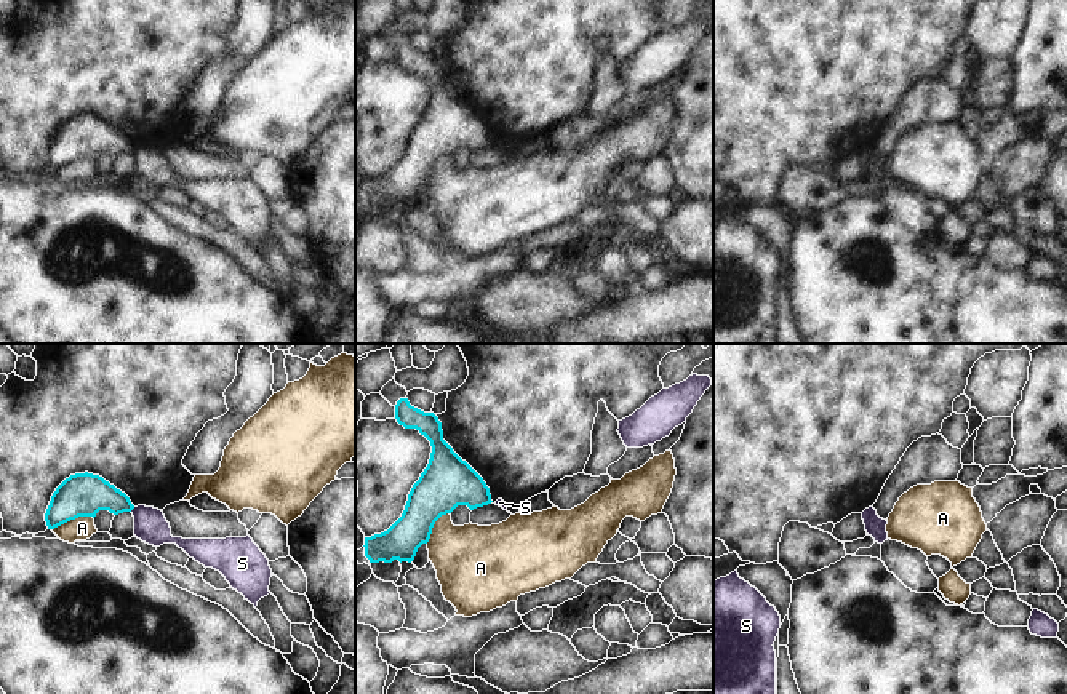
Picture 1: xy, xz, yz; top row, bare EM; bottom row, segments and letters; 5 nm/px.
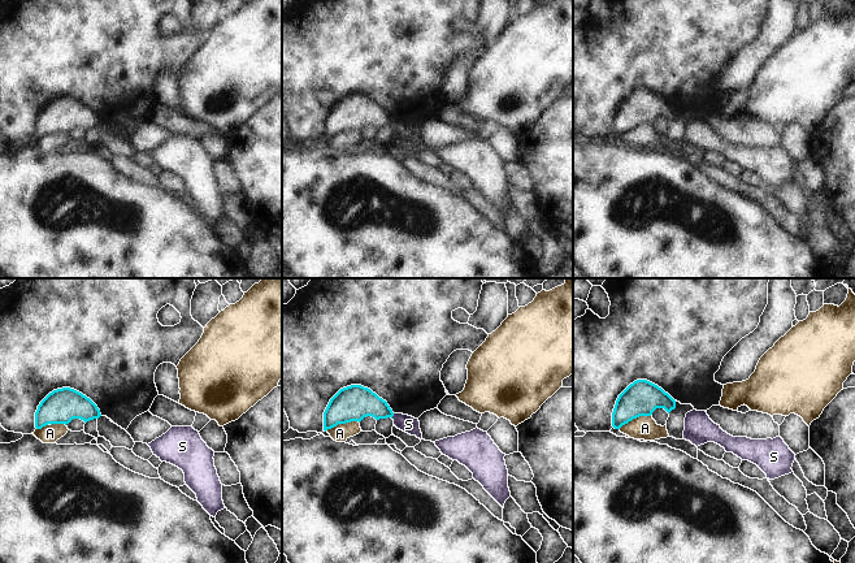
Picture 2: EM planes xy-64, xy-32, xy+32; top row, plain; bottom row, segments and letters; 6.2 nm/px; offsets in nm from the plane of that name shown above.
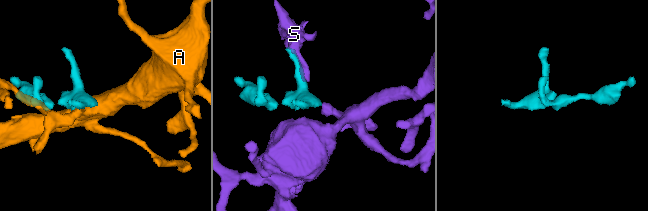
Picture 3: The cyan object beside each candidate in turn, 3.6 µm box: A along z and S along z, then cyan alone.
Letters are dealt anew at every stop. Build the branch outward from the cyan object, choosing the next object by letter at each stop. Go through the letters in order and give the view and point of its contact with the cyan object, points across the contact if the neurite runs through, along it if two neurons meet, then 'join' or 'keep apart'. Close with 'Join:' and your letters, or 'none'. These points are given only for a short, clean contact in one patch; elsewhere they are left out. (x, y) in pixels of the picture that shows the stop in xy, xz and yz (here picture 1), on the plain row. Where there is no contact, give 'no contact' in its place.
A: xy (72, 160) | keep apart
S: xy (131, 151) | along xy (135, 149), (130, 152) | keep apart
Join: none

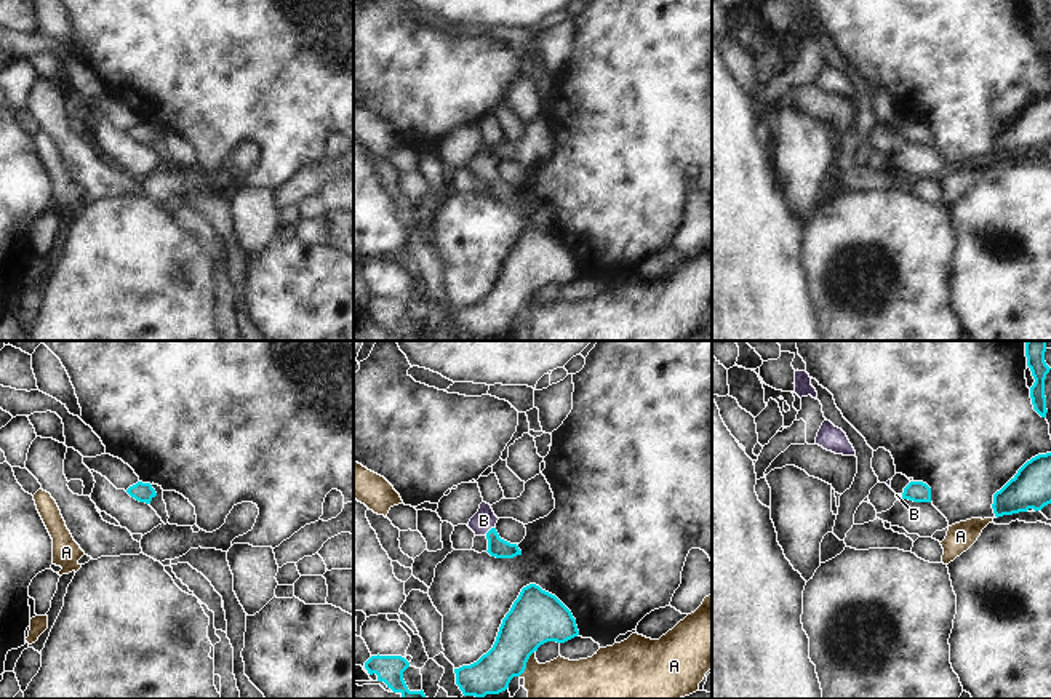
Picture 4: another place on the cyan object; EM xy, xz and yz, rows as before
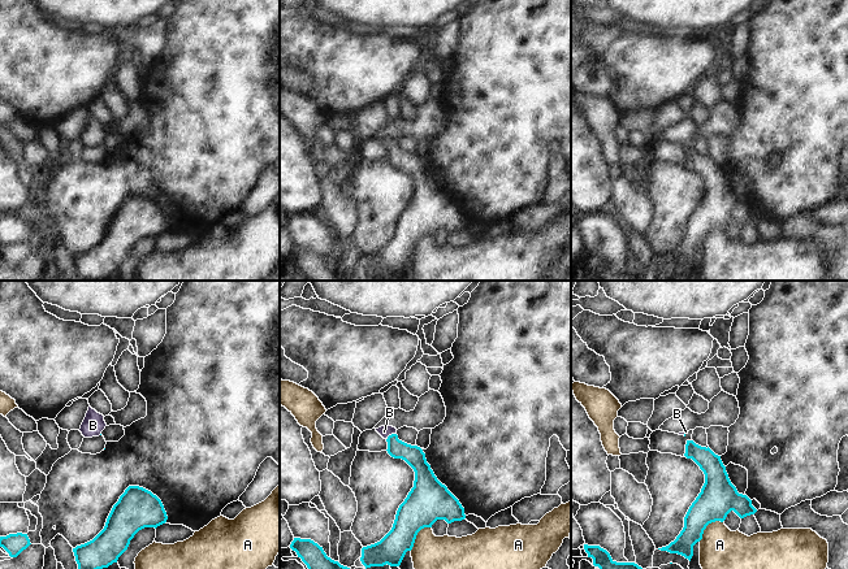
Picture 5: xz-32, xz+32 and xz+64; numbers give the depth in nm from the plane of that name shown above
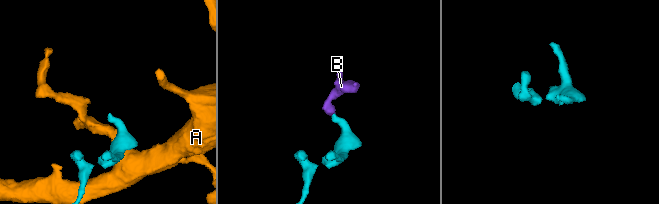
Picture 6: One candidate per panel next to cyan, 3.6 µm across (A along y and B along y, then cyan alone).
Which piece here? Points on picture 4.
A: xz (527, 303) | keep apart
B: xz (490, 171) | across xz (498, 189), (490, 171), (483, 162) | join
Join: B

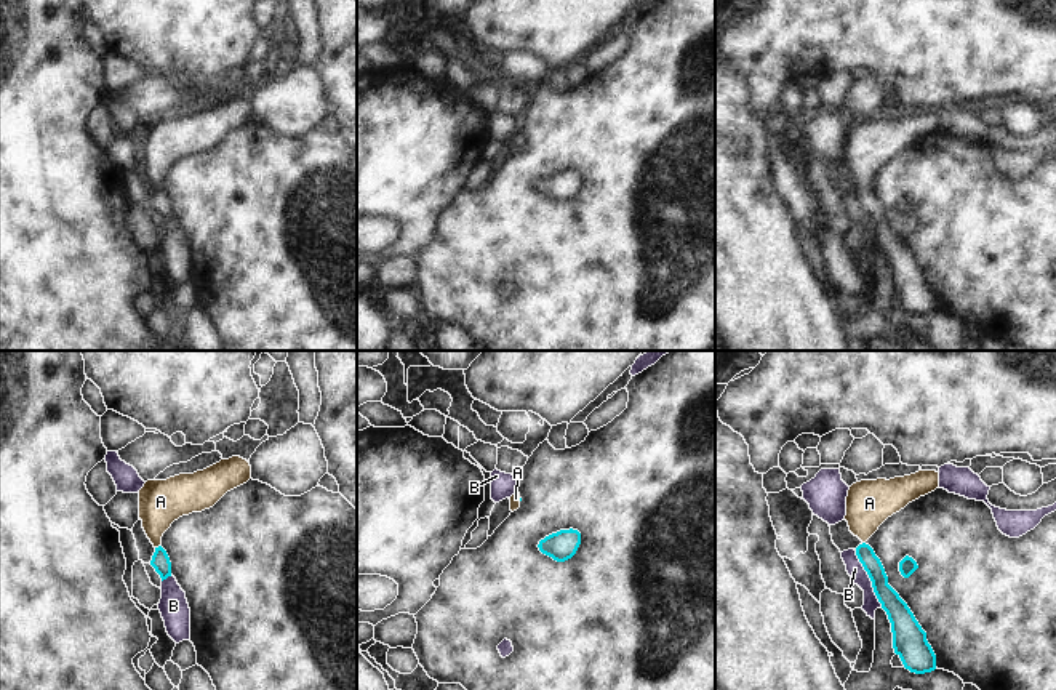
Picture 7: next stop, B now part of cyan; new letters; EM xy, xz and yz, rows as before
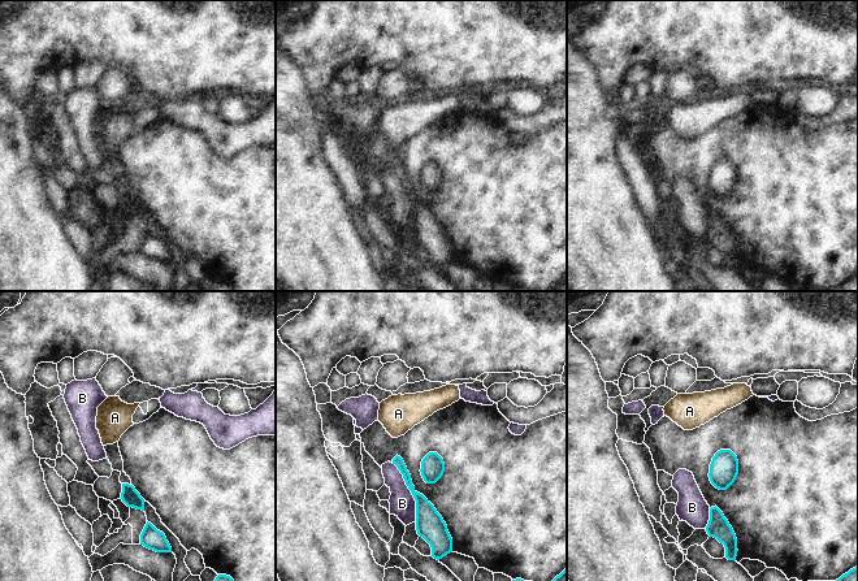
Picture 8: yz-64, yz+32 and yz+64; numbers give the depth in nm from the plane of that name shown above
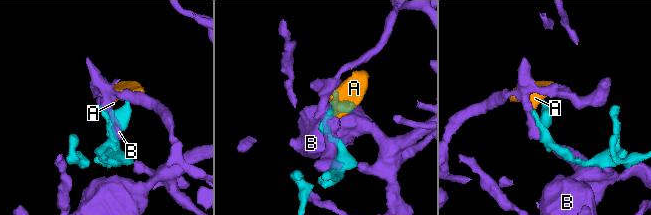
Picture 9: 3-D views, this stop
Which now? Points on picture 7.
A: xy (159, 188) | across xy (160, 202), (159, 188), (157, 151), (160, 143) | join
B: yz (869, 218) | along yz (855, 192), (882, 247) | keep apart
Join: A

